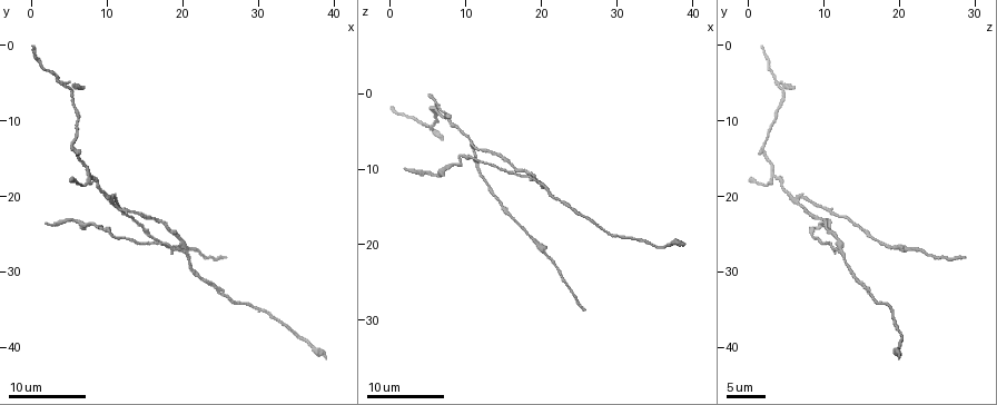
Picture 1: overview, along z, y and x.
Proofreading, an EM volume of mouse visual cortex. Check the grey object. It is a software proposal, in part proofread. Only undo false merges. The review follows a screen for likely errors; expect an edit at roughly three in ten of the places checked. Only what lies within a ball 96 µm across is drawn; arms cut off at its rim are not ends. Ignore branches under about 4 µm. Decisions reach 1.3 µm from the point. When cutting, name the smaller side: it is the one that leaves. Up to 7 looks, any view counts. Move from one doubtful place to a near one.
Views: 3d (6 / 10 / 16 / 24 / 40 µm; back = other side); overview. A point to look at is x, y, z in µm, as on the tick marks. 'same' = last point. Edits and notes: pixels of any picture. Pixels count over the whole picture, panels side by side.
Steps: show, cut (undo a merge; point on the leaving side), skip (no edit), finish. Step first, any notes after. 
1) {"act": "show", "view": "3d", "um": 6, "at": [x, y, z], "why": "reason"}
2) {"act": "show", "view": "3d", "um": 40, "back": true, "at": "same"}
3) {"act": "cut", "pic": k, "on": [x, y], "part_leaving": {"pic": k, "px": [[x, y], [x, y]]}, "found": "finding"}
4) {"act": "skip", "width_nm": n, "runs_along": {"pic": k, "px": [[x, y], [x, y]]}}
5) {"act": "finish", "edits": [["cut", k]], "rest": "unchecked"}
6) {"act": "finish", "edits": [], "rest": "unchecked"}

{"act": "show", "view": "3d", "um": 6, "at": [11.0, 20.0, 6.0], "why": "arms part here"}

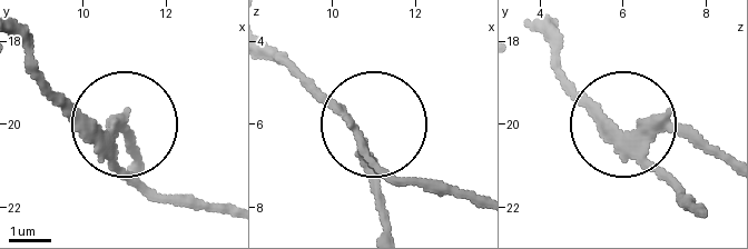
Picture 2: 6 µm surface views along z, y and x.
{"act": "cut", "pic": 2, "on": [133, 136], "arms": 3, "part_leaving": {"pic": 2, "px": [[363, 145], [384, 226]]}, "found": "two neurons meet here"}

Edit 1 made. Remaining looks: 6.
{"act": "show", "view": "3d", "um": 10, "at": [8.0, 17.0, 3.0], "why": "arms run side by side"}

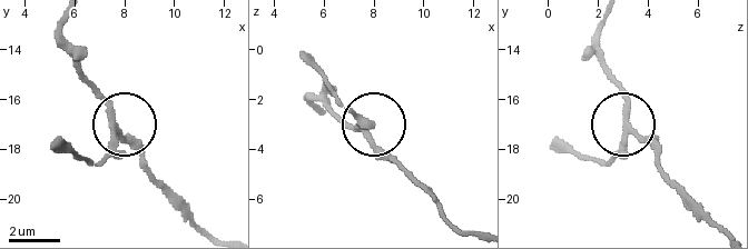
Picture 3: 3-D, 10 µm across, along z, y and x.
{"act": "skip", "runs_along": {"pic": 3, "px": [[455, 228], [336, 96]]}, "found": "one neuron here"}

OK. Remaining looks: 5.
{"act": "show", "view": "3d", "um": 10, "at": [19.5, 27.0, 11.5]}

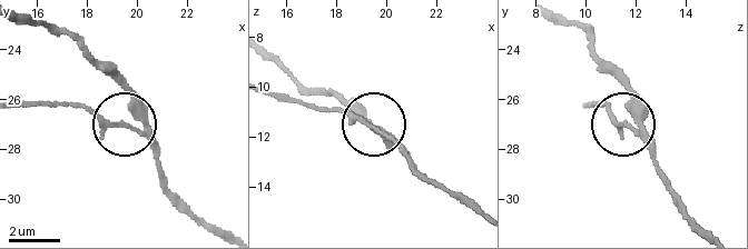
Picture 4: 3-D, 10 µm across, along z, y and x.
{"act": "cut", "pic": 4, "on": [111, 126], "width_nm": 240, "part_leaving": {"pic": 4, "px": [[140, 135], [72, 105], [21, 105]]}, "found": "two neurons meet here"}

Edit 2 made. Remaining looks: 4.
{"act": "finish", "edits": [["cut", 2], ["cut", 4]], "rest": "unchecked"}

